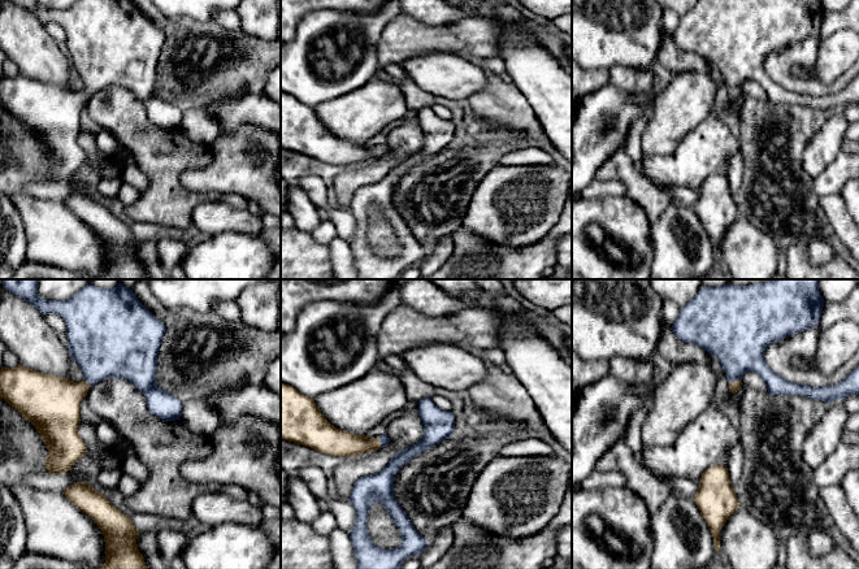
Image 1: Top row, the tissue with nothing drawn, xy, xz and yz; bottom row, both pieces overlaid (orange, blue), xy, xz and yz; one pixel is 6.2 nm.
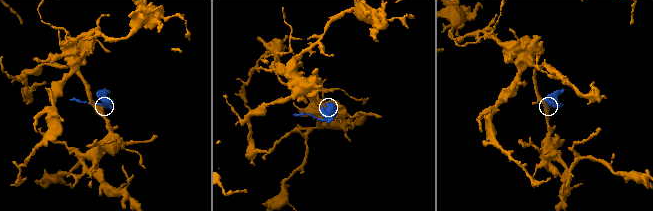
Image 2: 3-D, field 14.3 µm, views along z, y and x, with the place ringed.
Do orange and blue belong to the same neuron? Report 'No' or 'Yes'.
Yes

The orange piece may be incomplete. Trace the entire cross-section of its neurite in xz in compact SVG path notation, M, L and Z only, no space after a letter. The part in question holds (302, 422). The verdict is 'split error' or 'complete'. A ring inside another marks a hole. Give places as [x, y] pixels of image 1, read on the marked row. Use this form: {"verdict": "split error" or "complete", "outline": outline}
{"verdict": "split error", "outline": "M281 382L281 439L334 456L355 457L387 444L386 434L368 439L334 427L313 399Z"}

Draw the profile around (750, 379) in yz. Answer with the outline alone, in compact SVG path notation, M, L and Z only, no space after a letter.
M746 372L746 373L742 375L741 382L742 382L746 387L758 390L758 391L760 391L760 392L768 392L764 381L763 381L756 373Z

